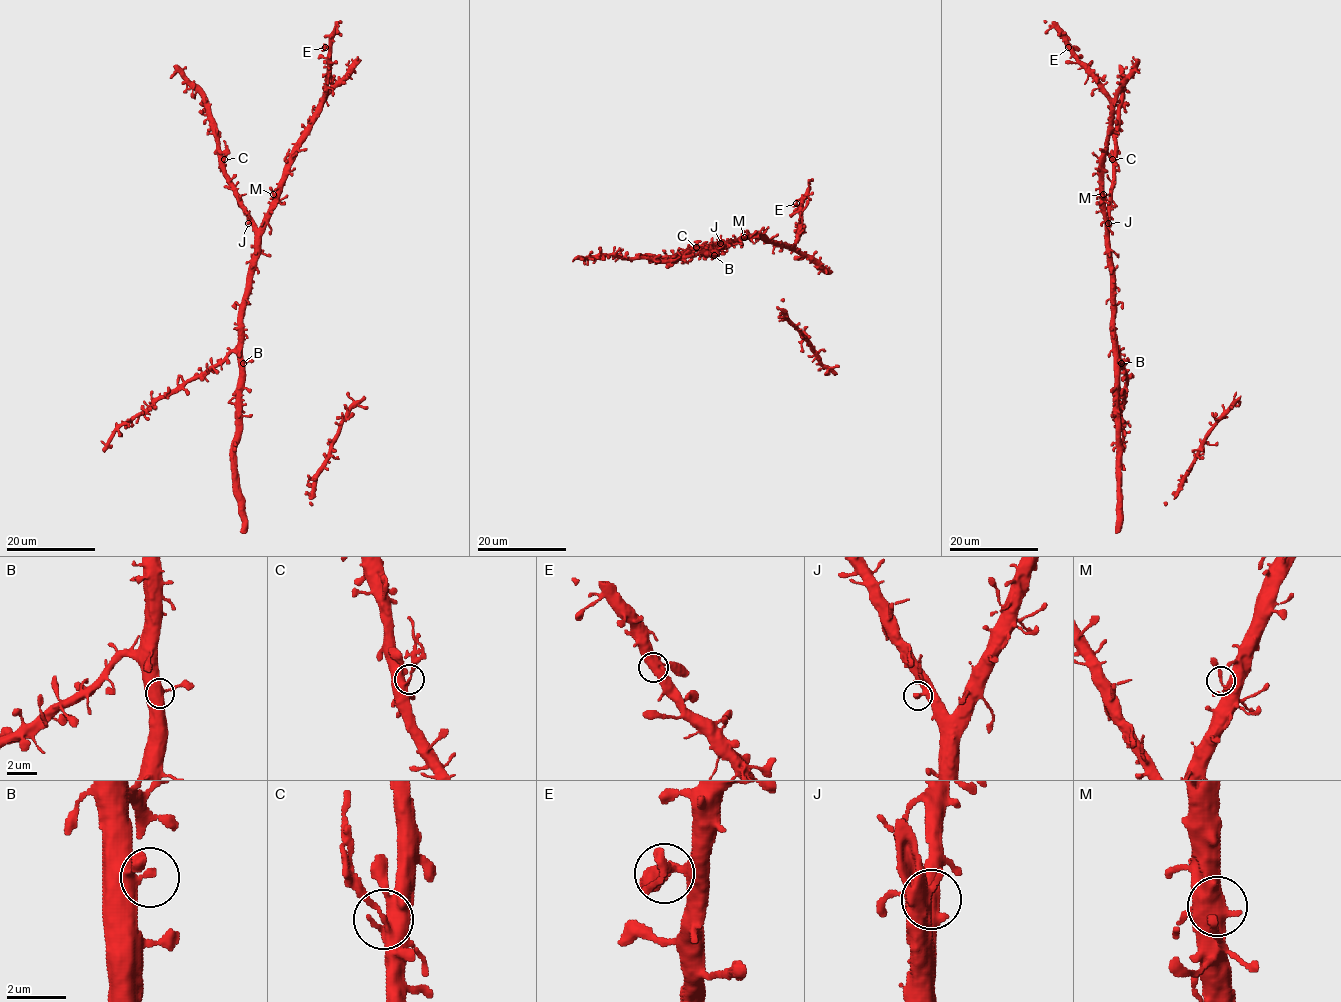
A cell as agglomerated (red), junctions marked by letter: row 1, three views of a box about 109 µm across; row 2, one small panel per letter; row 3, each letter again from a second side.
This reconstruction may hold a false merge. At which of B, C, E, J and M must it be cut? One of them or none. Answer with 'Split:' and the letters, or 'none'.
Split: C

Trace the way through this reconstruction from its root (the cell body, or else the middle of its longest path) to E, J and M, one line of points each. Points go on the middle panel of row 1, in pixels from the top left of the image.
E: (711, 252), (743, 237), (793, 244), (800, 217), (796, 203)
J: (711, 252), (726, 243), (720, 243)
M: (711, 252), (744, 237)

